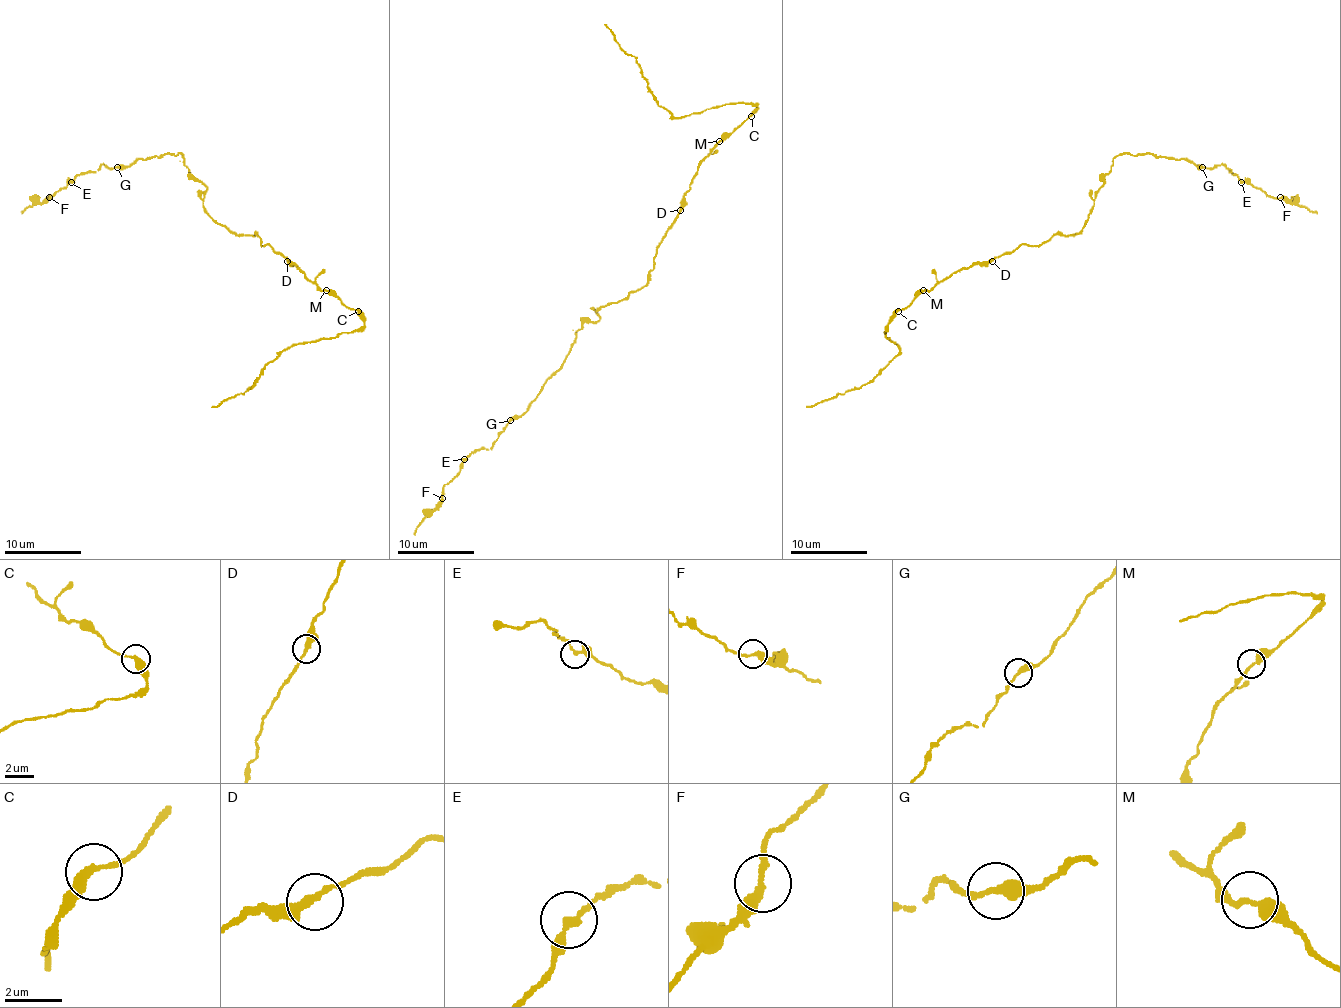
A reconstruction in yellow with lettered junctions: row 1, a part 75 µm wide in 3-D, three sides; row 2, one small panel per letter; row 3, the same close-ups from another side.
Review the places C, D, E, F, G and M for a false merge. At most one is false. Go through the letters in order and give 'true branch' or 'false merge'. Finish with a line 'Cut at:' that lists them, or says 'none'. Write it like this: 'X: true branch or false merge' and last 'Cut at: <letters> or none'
C: true branch
D: true branch
E: true branch
F: true branch
G: true branch
M: true branch
Cut at: none

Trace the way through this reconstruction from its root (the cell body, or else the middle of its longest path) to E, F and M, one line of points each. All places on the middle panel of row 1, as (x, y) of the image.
E: (654, 261), (644, 286), (604, 305), (598, 321), (575, 332), (565, 361), (496, 441), (464, 459)
F: (654, 261), (644, 286), (575, 332), (541, 393), (489, 449), (462, 462), (443, 499)
M: (654, 261), (655, 248), (675, 219), (682, 196), (690, 189), (692, 177), (719, 141)

